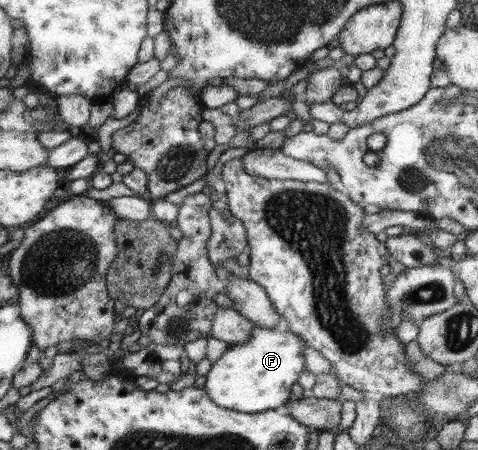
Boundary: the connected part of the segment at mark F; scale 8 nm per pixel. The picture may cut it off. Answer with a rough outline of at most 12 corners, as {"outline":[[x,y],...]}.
{"outline":[[254,326],[208,371],[210,399],[240,413],[290,400],[308,345]]}

